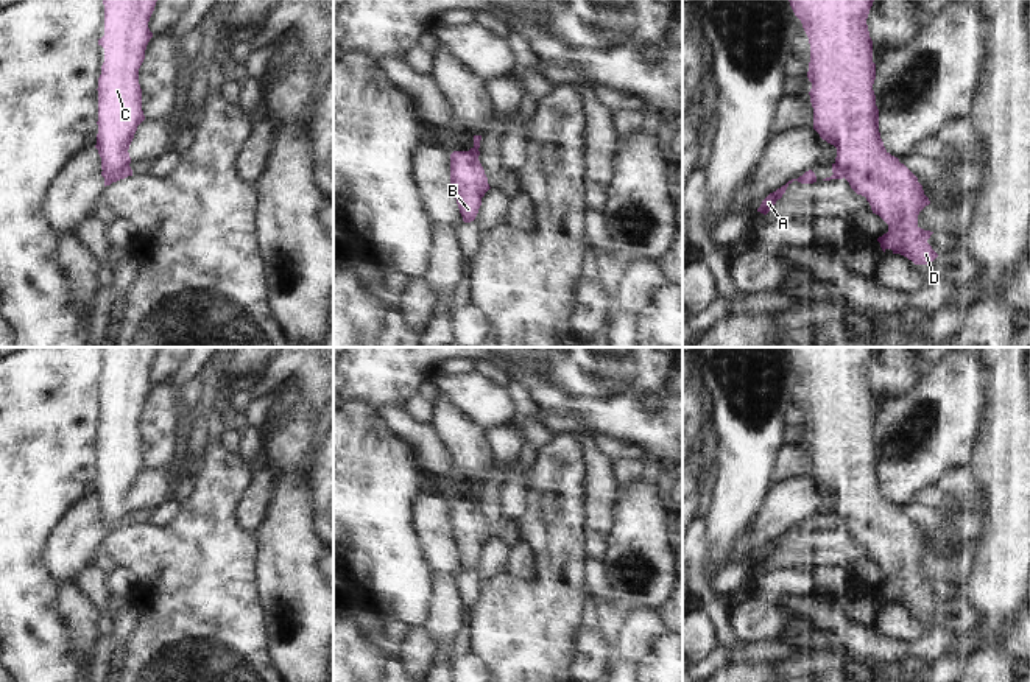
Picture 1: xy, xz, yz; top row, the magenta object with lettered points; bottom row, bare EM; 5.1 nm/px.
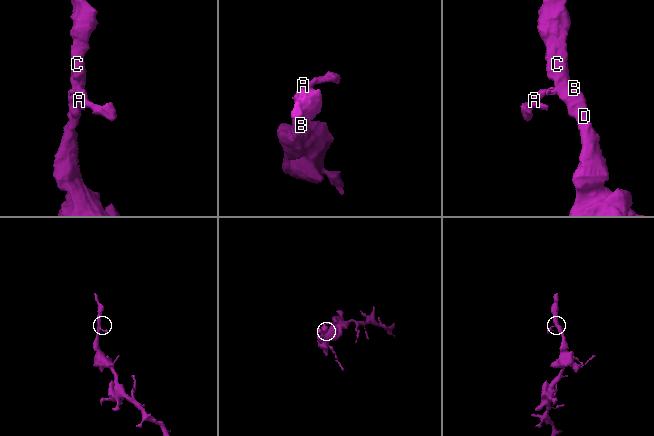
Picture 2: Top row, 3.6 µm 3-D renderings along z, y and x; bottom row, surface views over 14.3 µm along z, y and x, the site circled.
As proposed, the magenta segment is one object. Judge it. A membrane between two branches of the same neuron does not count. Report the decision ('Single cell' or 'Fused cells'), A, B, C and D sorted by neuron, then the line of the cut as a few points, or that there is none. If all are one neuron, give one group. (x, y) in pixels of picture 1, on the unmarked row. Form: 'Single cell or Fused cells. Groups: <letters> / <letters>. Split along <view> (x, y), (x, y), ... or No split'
Fused cells. Groups: A / B C D. Split along xy (128, 513), (109, 522), (103, 520).

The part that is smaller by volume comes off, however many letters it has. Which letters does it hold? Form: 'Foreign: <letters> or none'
Foreign: A

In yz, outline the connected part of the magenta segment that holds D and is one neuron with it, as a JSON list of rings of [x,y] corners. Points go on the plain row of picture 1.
[[[787,347],[801,369],[810,392],[807,427],[813,456],[813,478],[823,489],[837,497],[835,512],[845,520],[851,537],[866,547],[873,562],[887,573],[888,581],[877,587],[882,599],[891,598],[915,613],[927,613],[938,603],[927,592],[933,581],[918,575],[919,561],[930,553],[918,526],[891,504],[880,487],[879,458],[873,433],[873,389],[866,367],[874,347]]]

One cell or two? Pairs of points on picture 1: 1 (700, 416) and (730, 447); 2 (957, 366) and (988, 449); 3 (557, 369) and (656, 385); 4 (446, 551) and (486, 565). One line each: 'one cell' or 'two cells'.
1: two cells
2: two cells
3: one cell
4: two cells

